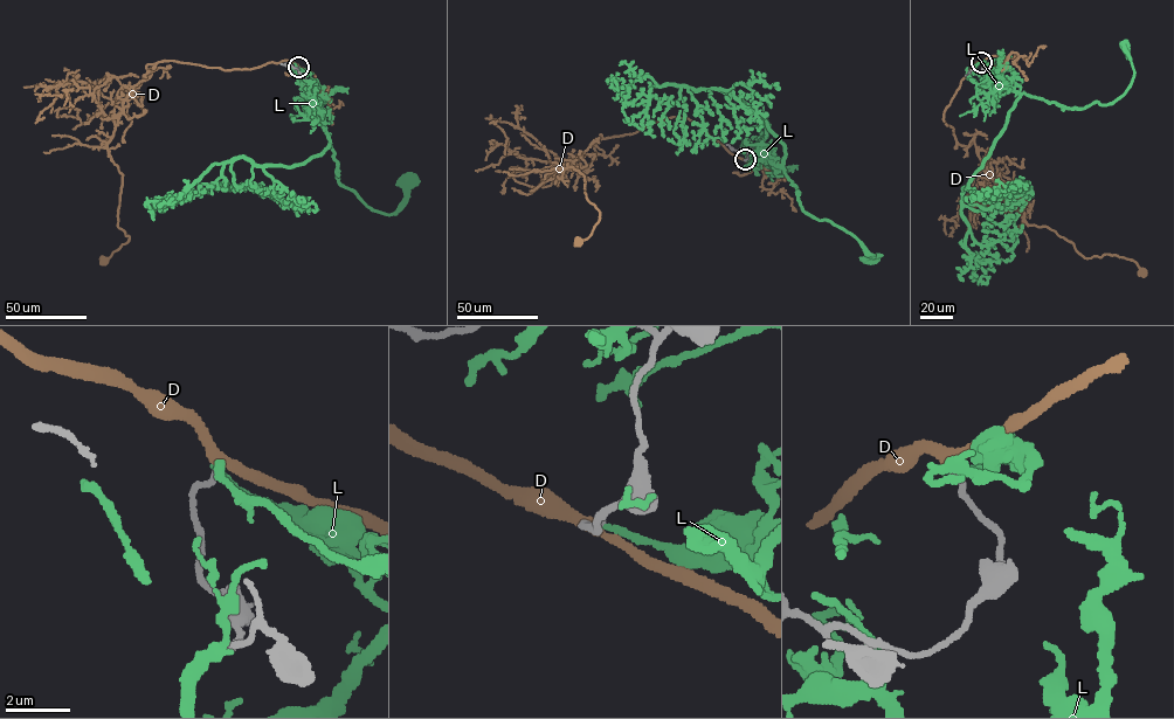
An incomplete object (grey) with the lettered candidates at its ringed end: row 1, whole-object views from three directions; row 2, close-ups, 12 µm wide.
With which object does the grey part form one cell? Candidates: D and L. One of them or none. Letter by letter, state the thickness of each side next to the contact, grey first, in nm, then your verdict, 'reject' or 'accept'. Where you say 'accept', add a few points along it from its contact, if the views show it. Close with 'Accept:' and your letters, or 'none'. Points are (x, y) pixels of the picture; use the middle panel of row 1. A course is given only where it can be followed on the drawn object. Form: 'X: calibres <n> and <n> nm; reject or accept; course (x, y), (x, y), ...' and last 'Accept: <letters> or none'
D: calibres 180 and 280 nm; accept; course (745, 160), (688, 118), (598, 139), (602, 154), (565, 168), (581, 174), (600, 213), (578, 241)
L: calibres 180 and 170 nm; reject
Accept: D

